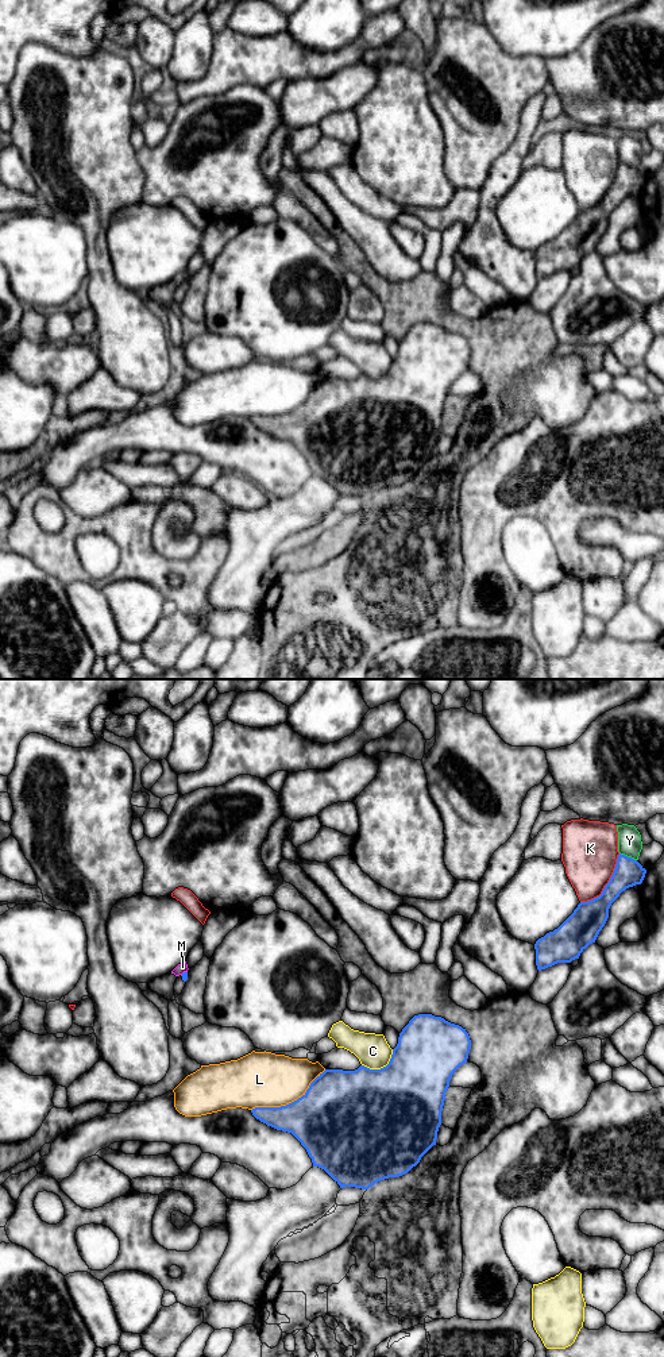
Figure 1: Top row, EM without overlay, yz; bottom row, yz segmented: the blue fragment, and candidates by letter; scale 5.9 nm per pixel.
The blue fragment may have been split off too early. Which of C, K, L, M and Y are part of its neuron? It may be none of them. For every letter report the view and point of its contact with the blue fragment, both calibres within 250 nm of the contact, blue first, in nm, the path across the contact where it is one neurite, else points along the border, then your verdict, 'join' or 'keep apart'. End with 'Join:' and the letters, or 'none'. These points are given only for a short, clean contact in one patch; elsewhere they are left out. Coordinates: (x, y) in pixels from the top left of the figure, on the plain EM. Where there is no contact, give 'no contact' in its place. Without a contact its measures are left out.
C: contact yz (381, 377); calibres 500 and 200 nm; keep apart
K: contact yz (607, 192); calibres 200 and 340 nm; keep apart
L: contact yz (289, 412); calibres 400 and 340 nm; keep apart
M: contact yz (184, 281); calibres 40 and 60 nm; border yz (186, 280), (181, 284); keep apart
Y: contact yz (626, 165); calibres 170 and 140 nm; keep apart
Join: none

